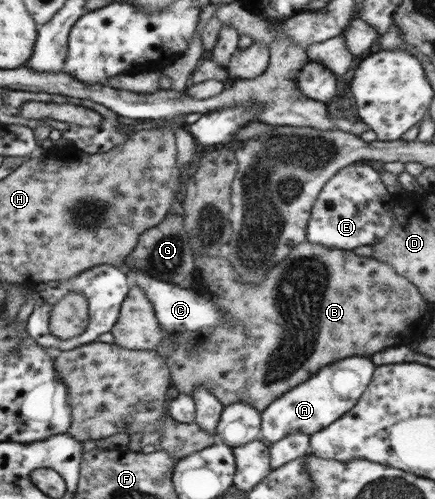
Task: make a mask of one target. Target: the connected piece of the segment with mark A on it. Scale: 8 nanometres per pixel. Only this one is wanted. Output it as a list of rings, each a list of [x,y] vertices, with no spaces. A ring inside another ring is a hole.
[[[355,355],[322,367],[307,381],[283,393],[261,412],[261,438],[273,443],[293,432],[311,435],[331,425],[359,401],[371,383],[375,368],[370,357]]]

